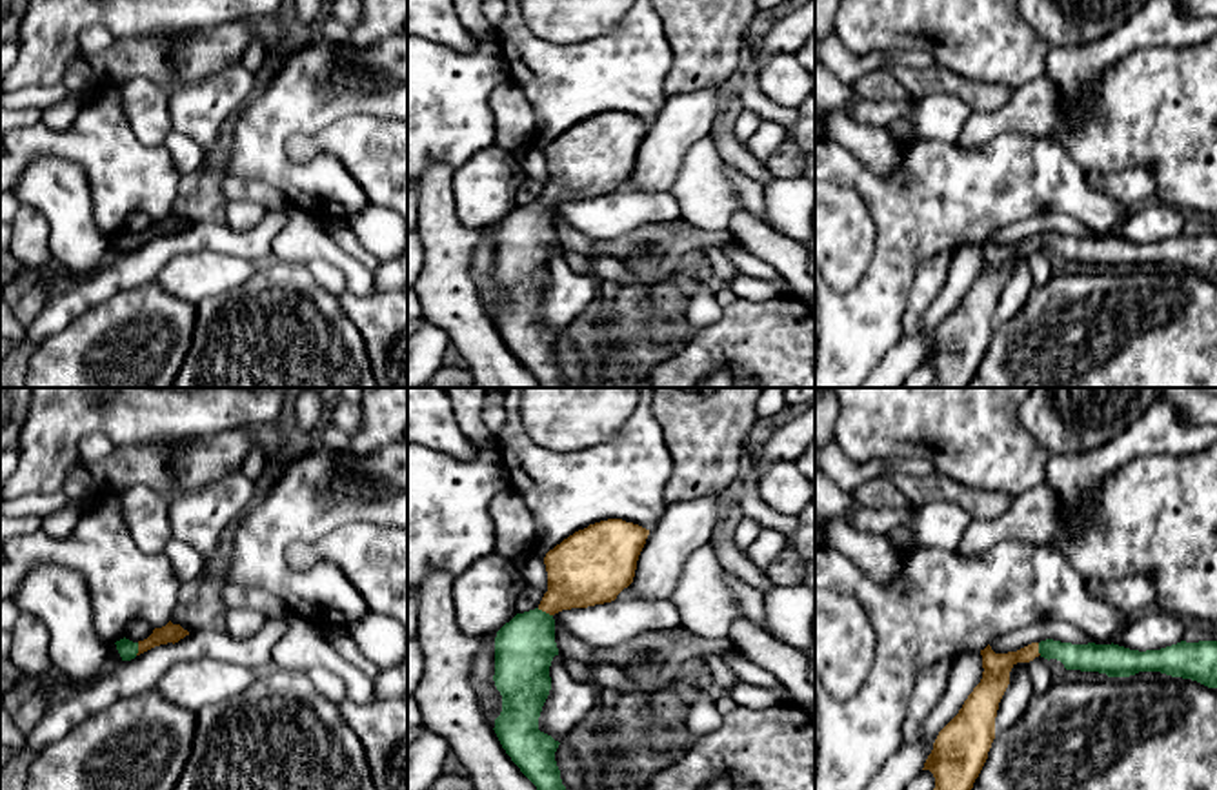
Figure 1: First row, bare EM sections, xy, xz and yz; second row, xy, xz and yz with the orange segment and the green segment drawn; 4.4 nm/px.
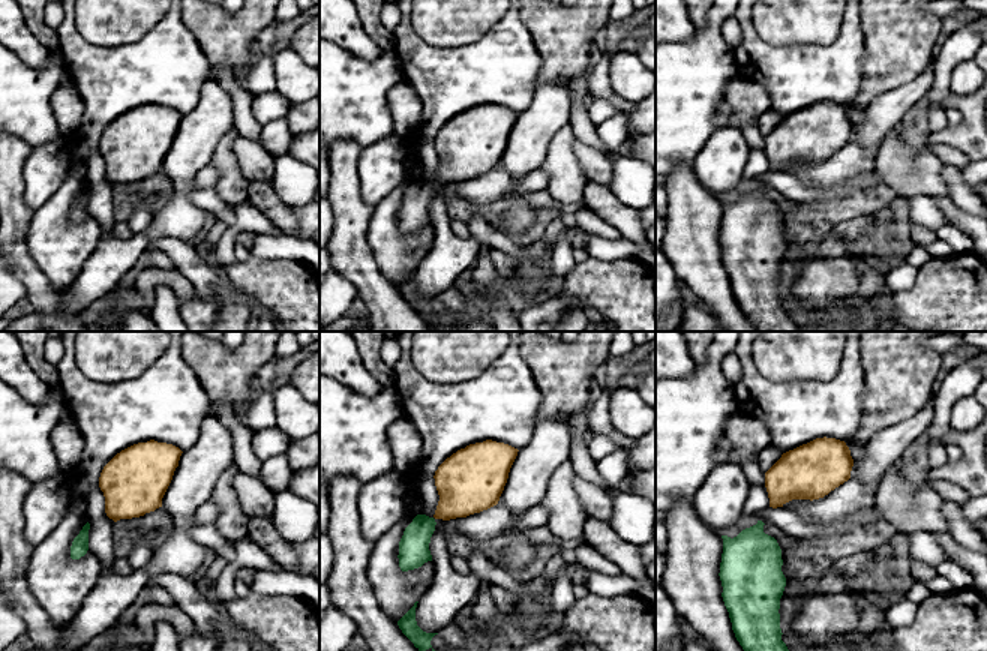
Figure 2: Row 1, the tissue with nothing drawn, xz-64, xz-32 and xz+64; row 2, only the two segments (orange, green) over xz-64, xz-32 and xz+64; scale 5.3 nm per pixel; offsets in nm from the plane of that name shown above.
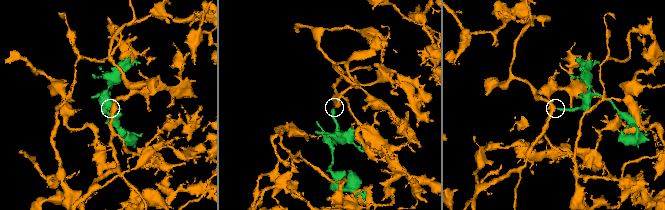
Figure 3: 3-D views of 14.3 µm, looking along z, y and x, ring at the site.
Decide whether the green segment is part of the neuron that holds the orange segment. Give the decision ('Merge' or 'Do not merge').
Merge

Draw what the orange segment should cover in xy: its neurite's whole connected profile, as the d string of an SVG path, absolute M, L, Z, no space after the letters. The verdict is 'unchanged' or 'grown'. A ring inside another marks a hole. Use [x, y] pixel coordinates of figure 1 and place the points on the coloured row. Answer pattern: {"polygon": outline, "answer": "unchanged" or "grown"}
{"polygon": "M169 621L166 626L155 628L153 633L144 641L133 643L124 637L124 639L116 641L115 644L116 644L116 650L122 657L122 661L131 661L136 655L140 655L155 646L167 644L167 643L175 644L180 639L184 639L186 635L189 635L187 630L184 630L180 624L173 624Z", "answer": "grown"}

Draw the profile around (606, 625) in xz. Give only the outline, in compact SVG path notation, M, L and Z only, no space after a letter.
M671 599L611 601L588 608L562 610L553 619L597 652L646 632L666 632L682 626L680 612Z

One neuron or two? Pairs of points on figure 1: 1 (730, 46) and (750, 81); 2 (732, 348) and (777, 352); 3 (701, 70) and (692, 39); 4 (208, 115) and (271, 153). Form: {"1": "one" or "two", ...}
{"1": "two", "2": "one", "3": "one", "4": "two"}

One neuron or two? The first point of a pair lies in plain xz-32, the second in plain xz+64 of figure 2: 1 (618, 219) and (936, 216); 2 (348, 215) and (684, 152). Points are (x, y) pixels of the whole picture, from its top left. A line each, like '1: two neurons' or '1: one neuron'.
1: two neurons
2: two neurons

